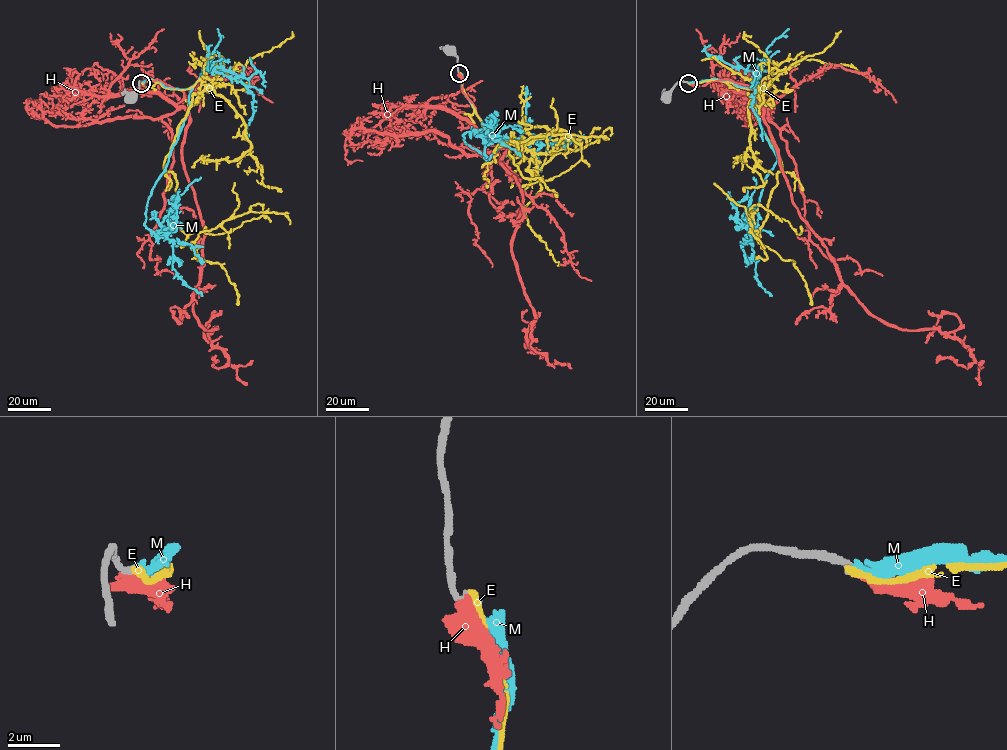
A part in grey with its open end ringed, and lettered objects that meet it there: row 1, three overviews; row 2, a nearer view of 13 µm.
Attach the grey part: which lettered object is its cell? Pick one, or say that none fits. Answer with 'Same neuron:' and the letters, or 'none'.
Same neuron: H

